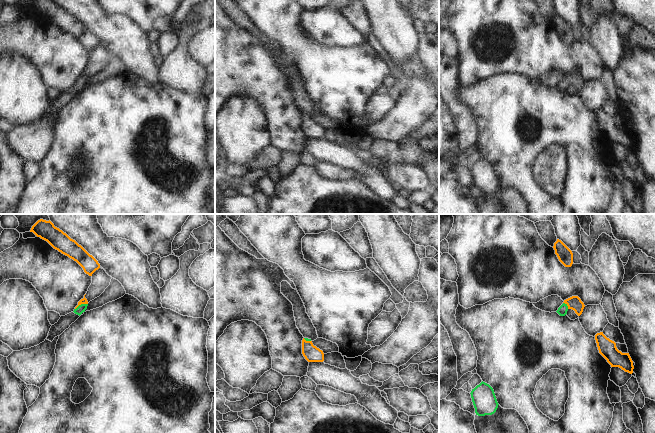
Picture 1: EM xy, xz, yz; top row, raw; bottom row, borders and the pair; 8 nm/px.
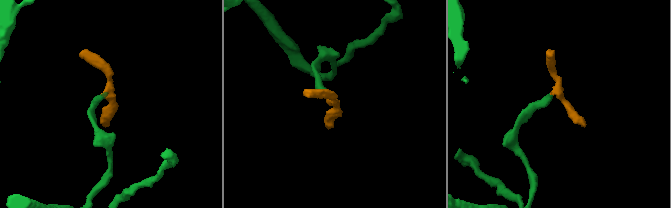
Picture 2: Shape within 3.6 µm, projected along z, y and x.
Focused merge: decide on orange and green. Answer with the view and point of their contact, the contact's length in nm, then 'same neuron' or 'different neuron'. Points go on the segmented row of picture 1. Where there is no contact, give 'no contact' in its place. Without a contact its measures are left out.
meets orange in yz at (567, 305); contact 70 nm long; same neuron

